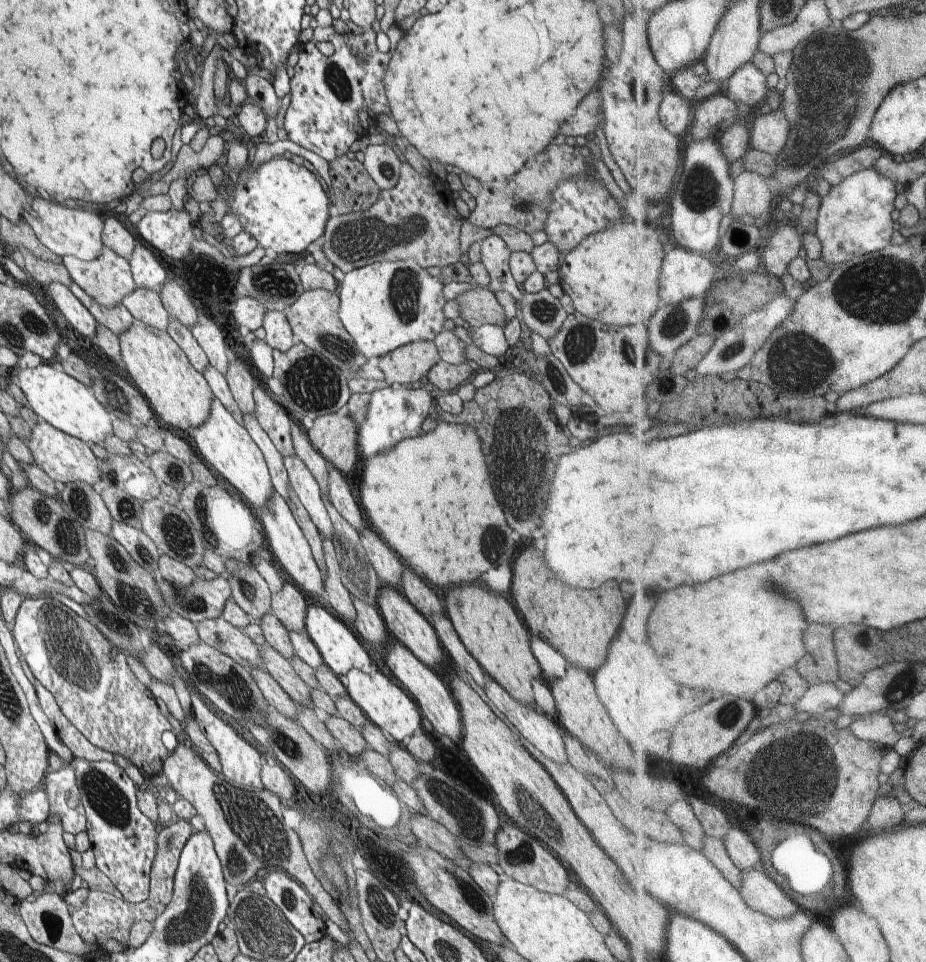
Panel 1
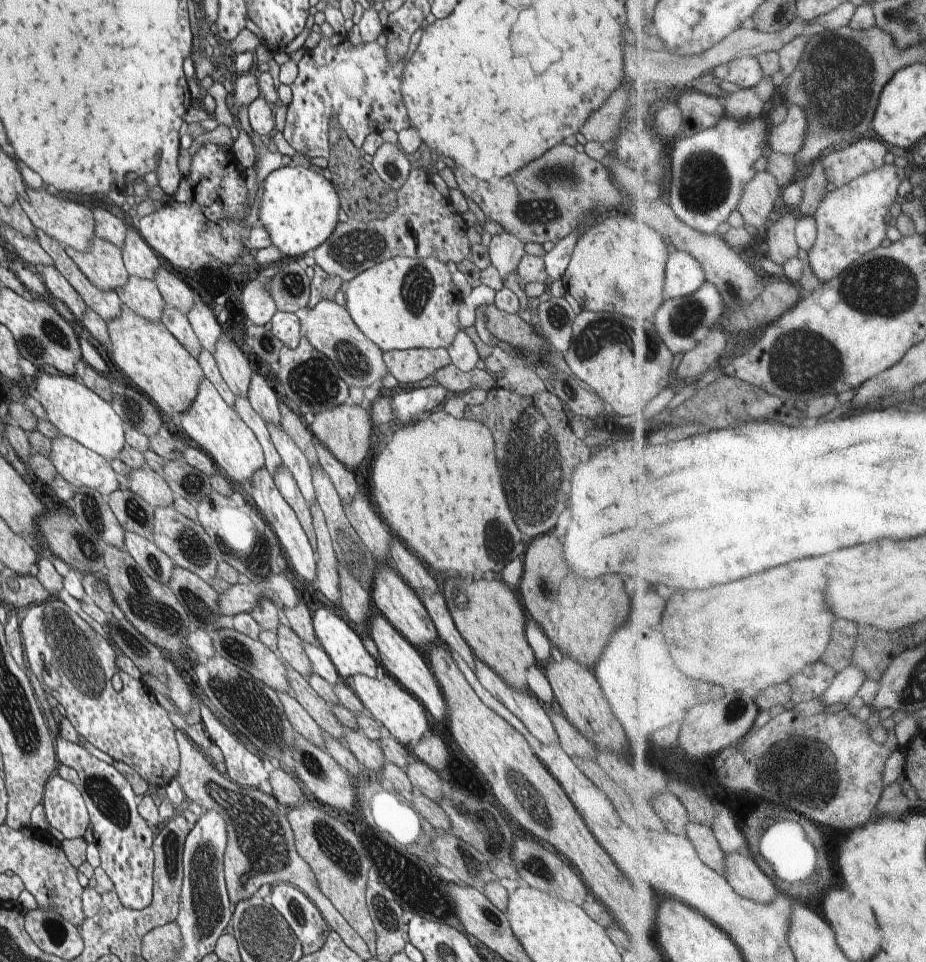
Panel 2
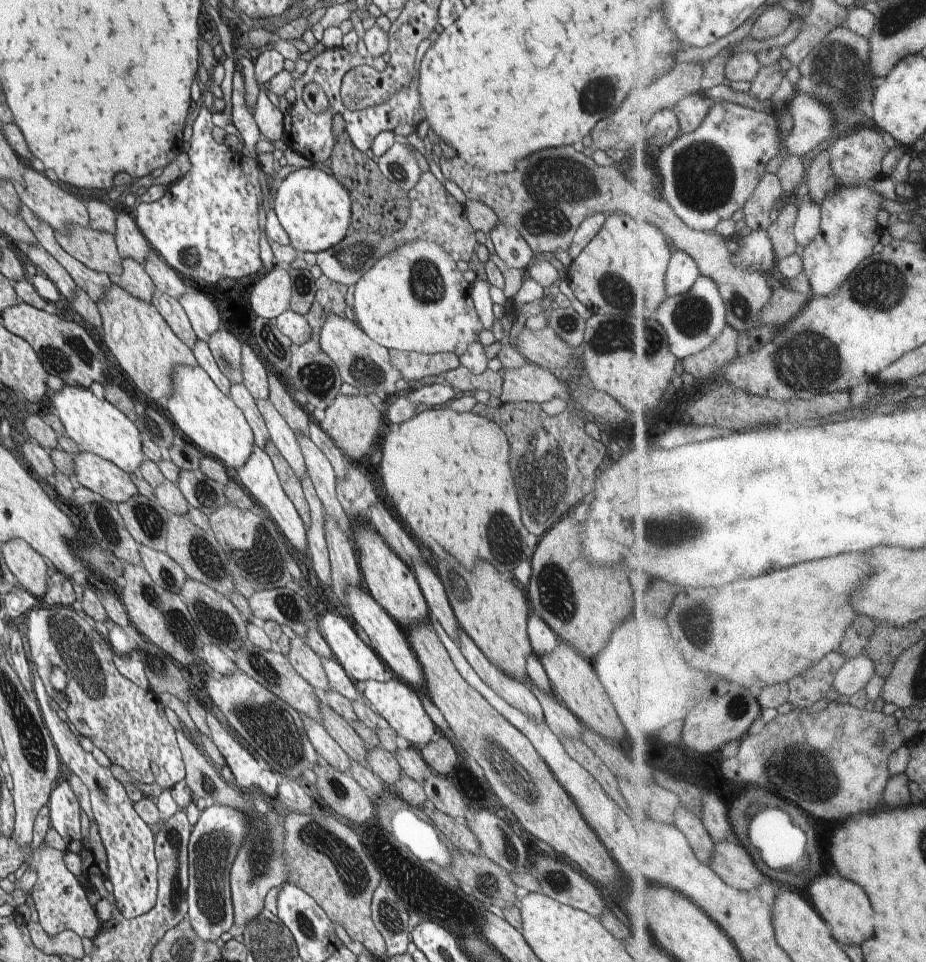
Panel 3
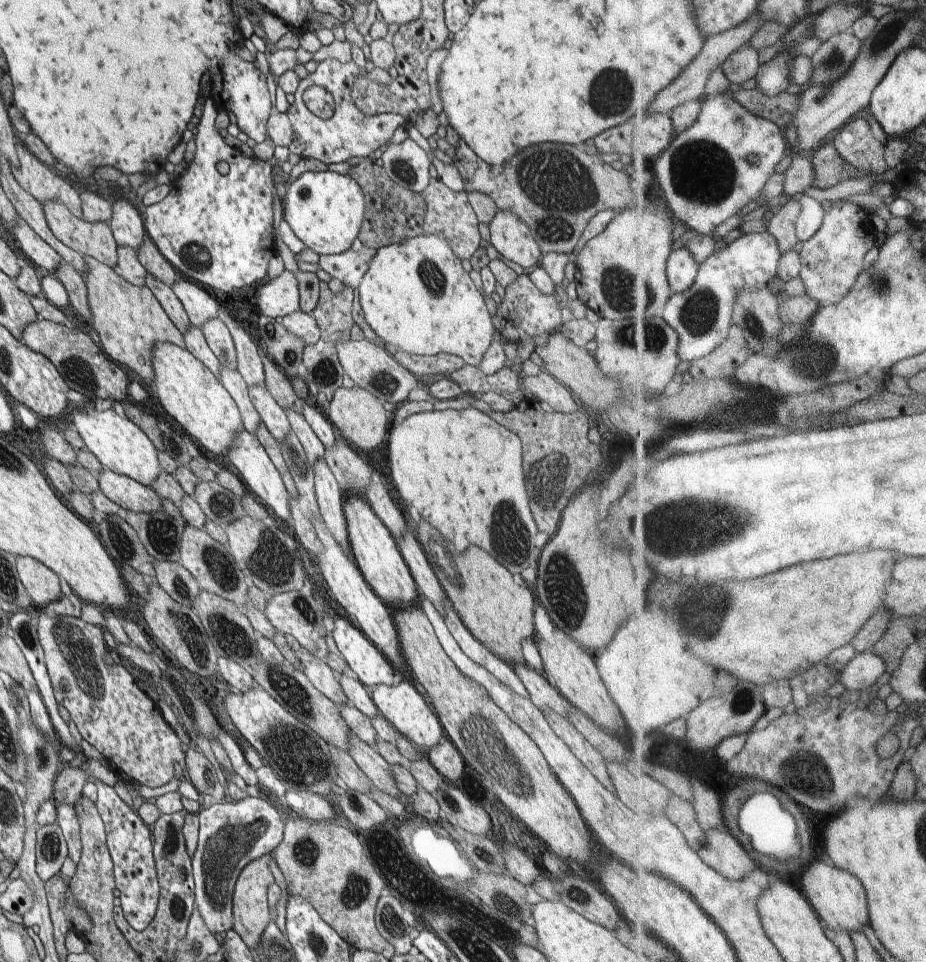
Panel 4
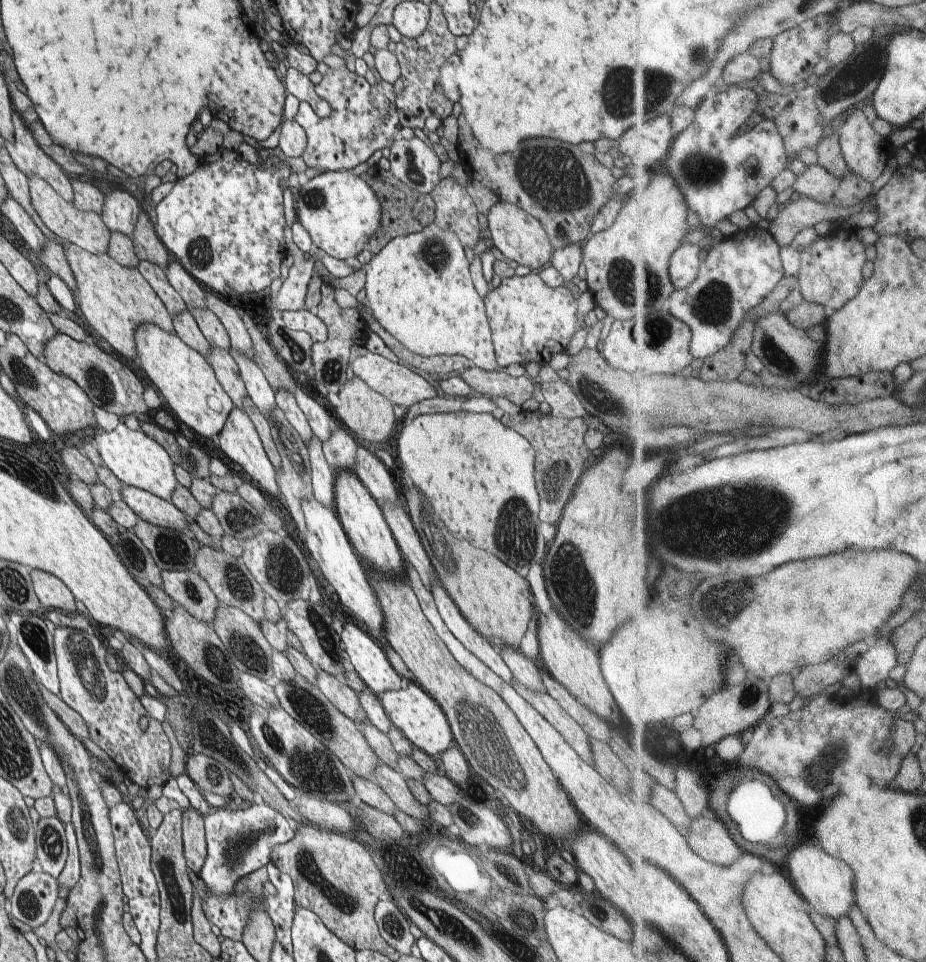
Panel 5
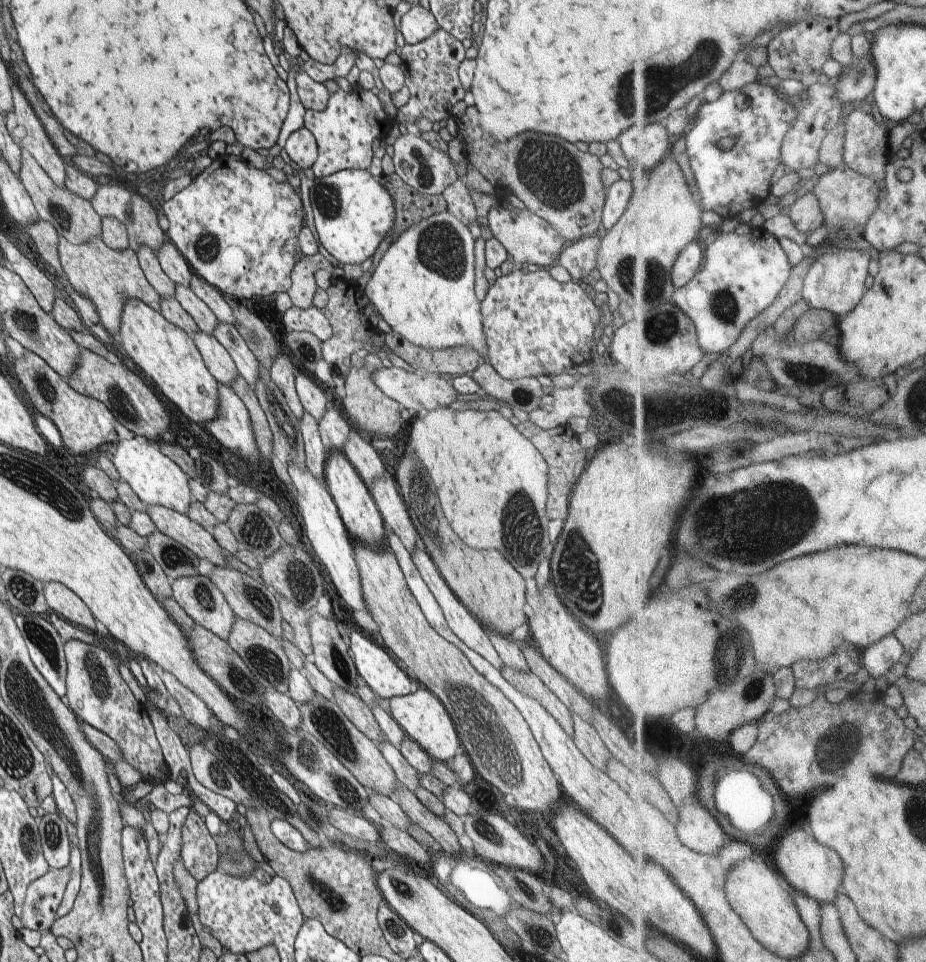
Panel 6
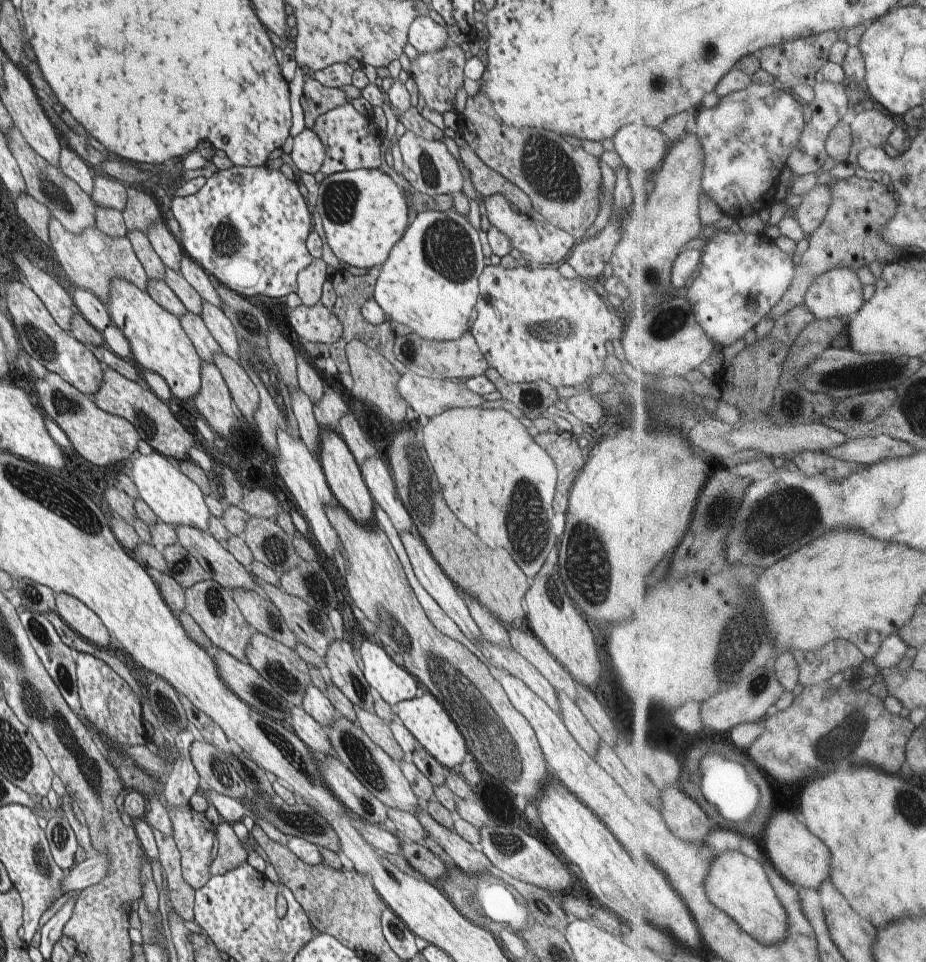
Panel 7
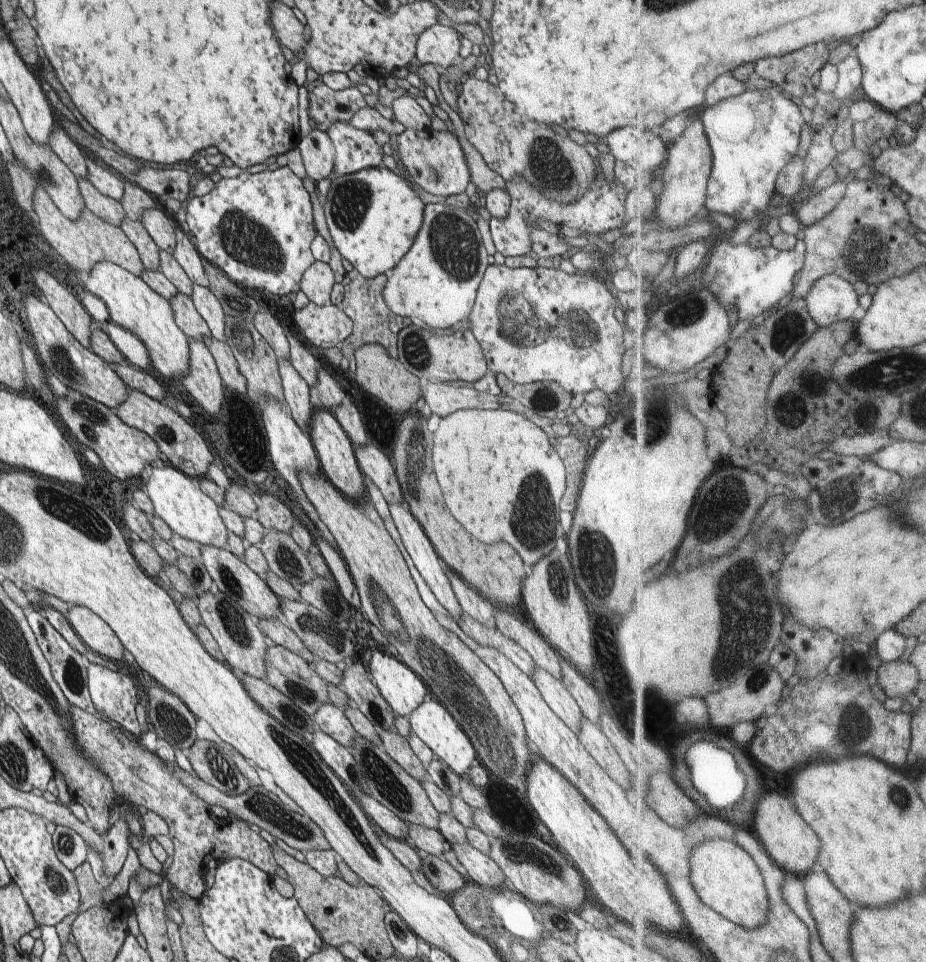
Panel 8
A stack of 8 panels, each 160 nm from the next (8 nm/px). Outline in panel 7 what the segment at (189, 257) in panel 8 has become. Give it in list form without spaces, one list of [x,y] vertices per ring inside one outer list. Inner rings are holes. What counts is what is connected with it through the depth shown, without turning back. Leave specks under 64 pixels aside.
[[[187,255],[182,258],[180,273],[186,278],[188,284],[198,292],[203,302],[210,302],[212,306],[218,306],[222,310],[224,304],[220,300],[220,294],[216,291],[214,280]]]

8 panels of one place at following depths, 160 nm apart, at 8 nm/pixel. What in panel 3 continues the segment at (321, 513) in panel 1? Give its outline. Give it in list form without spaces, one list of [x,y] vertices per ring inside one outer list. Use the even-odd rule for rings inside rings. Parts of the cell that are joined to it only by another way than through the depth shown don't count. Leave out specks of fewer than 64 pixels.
[[[269,398],[266,400],[255,400],[255,403],[266,423],[271,436],[270,440],[276,445],[282,456],[286,457],[288,464],[290,464],[298,478],[307,476],[307,468],[297,441],[296,432],[290,428],[286,419],[276,410]]]

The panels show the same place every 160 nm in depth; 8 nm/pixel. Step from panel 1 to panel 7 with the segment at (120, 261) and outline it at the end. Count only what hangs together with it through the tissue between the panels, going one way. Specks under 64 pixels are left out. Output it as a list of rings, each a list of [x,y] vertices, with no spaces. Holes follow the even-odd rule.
[[[16,126],[8,130],[7,144],[20,168],[27,193],[34,200],[38,200],[40,204],[44,204],[50,210],[51,216],[54,216],[60,222],[64,230],[70,234],[80,234],[86,228],[96,227],[96,206],[91,197],[74,180],[68,178],[59,167],[52,166],[44,158],[41,158],[40,154],[32,150]]]

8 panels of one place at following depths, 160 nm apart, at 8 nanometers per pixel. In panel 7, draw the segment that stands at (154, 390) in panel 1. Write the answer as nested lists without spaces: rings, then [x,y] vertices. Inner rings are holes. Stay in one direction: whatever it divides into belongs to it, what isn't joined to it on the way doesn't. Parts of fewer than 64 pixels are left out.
[[[51,216],[48,227],[50,245],[56,254],[55,258],[75,286],[92,292],[106,306],[110,304],[110,282],[114,278],[124,278],[132,282],[138,290],[147,292],[149,278],[126,235],[110,238],[100,232],[97,227],[86,228],[80,234],[70,234],[63,229],[54,216]]]

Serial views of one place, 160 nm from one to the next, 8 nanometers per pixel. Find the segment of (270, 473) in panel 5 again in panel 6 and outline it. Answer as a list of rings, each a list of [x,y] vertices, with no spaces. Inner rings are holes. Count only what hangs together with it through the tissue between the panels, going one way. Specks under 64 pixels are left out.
[[[218,383],[218,418],[208,422],[205,428],[220,444],[246,456],[250,462],[262,458],[250,414],[231,386]]]

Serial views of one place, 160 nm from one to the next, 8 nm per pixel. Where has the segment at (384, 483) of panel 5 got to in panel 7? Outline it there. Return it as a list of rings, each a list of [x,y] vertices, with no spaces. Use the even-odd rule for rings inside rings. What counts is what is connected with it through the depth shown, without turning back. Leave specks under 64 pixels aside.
[[[349,411],[346,416],[342,416],[338,433],[360,468],[366,460],[370,460],[372,456],[377,455],[376,448],[368,442],[366,435],[362,432],[357,414]]]

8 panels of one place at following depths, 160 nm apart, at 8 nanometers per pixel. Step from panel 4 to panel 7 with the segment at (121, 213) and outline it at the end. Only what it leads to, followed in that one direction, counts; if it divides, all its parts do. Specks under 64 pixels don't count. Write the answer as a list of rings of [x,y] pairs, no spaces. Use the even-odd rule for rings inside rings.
[[[95,173],[94,178],[91,199],[95,206],[114,208],[118,212],[124,212],[127,204],[127,186],[118,180],[114,180],[114,178],[101,176],[98,173]]]

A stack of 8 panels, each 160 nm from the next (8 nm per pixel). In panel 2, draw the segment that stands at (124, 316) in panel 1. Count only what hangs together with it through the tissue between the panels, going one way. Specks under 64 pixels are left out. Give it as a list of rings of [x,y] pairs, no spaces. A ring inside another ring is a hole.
[[[35,230],[36,239],[40,246],[52,258],[54,266],[62,276],[76,289],[86,306],[97,312],[105,321],[121,316],[122,302],[116,290],[102,290],[94,284],[78,268],[78,265],[66,254],[65,247],[43,230]]]

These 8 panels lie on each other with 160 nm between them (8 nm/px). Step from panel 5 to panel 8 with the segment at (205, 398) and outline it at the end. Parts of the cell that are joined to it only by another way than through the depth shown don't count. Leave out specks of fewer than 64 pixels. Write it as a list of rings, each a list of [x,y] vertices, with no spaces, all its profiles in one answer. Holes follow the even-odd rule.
[[[98,262],[87,275],[82,276],[82,288],[98,296],[106,307],[110,321],[131,334],[146,346],[150,365],[166,378],[188,376],[190,344],[186,334],[176,325],[174,312],[168,300],[156,294],[141,277],[130,274],[112,262]]]

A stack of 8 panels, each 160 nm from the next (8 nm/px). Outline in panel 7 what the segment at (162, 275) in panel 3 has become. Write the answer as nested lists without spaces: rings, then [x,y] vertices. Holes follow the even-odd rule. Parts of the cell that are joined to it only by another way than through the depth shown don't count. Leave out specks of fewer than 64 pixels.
[[[128,185],[127,192],[127,204],[123,212],[126,230],[140,230],[147,234],[148,228],[161,219],[158,204],[154,197],[136,186]]]

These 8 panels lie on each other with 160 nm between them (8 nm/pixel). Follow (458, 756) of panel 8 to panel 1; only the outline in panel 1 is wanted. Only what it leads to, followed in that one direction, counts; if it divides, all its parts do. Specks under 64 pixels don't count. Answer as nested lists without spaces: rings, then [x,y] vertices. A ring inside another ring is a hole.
[[[352,669],[344,675],[344,680],[348,697],[362,709],[370,721],[395,738],[398,745],[403,745],[416,730],[421,728],[422,716],[419,706],[408,697],[404,689],[382,672],[377,671],[374,676],[370,676],[364,671]]]

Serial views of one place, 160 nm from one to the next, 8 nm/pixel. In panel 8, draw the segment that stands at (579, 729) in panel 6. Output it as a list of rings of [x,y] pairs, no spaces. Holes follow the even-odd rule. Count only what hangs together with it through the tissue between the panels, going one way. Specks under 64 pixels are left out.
[[[536,664],[531,679],[535,682],[546,704],[566,723],[568,728],[578,734],[583,714],[562,680]]]

